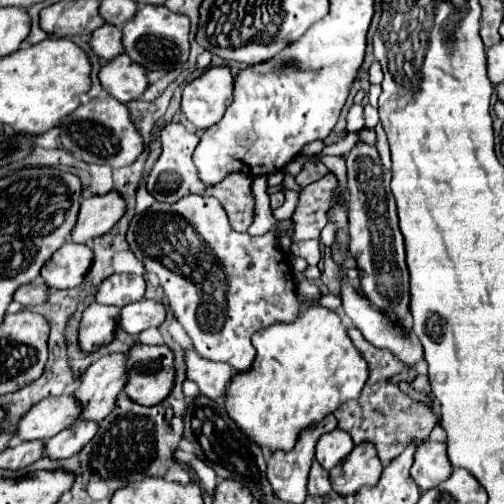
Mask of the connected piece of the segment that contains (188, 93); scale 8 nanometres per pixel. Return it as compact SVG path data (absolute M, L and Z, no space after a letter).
M227 66L209 68L197 80L185 86L181 112L197 126L197 130L207 130L217 124L227 106L233 102L235 76Z

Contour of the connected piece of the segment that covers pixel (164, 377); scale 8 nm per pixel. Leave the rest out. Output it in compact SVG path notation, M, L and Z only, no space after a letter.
M137 344L127 354L129 382L127 396L143 406L155 406L171 394L171 386L175 382L173 368L173 350L163 346L147 346Z

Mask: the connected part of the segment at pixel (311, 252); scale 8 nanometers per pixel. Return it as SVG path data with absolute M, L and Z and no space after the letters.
M301 240L301 242L291 242L289 254L291 254L291 256L305 258L309 264L317 264L317 262L321 260L319 240Z

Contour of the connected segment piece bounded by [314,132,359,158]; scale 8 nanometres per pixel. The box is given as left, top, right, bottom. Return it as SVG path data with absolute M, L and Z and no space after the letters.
M347 132L345 138L327 146L323 152L314 155L314 158L319 158L319 156L347 156L357 142L359 142L359 132Z

